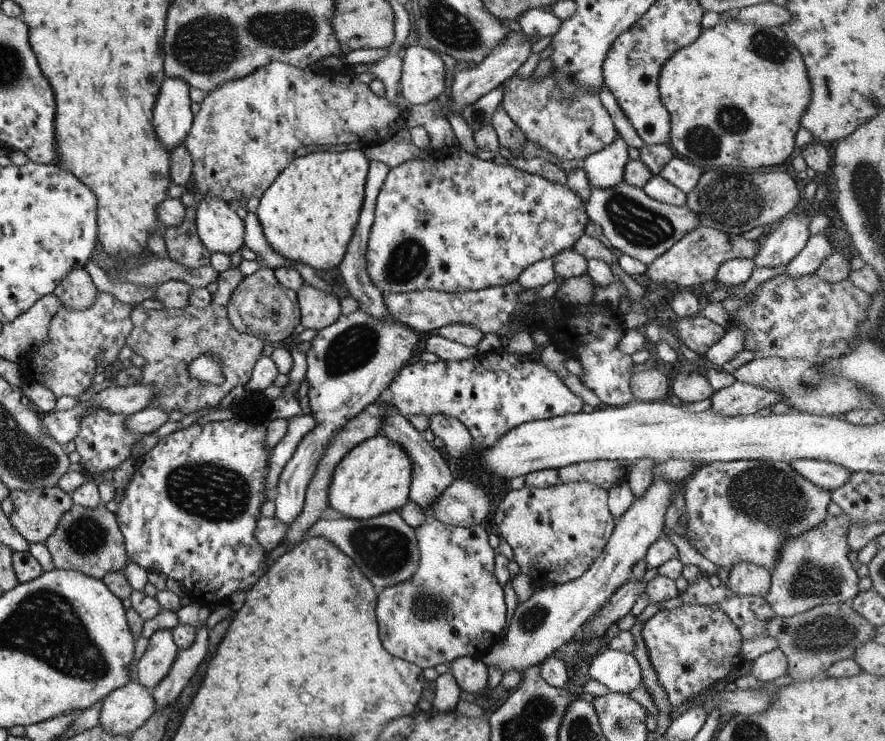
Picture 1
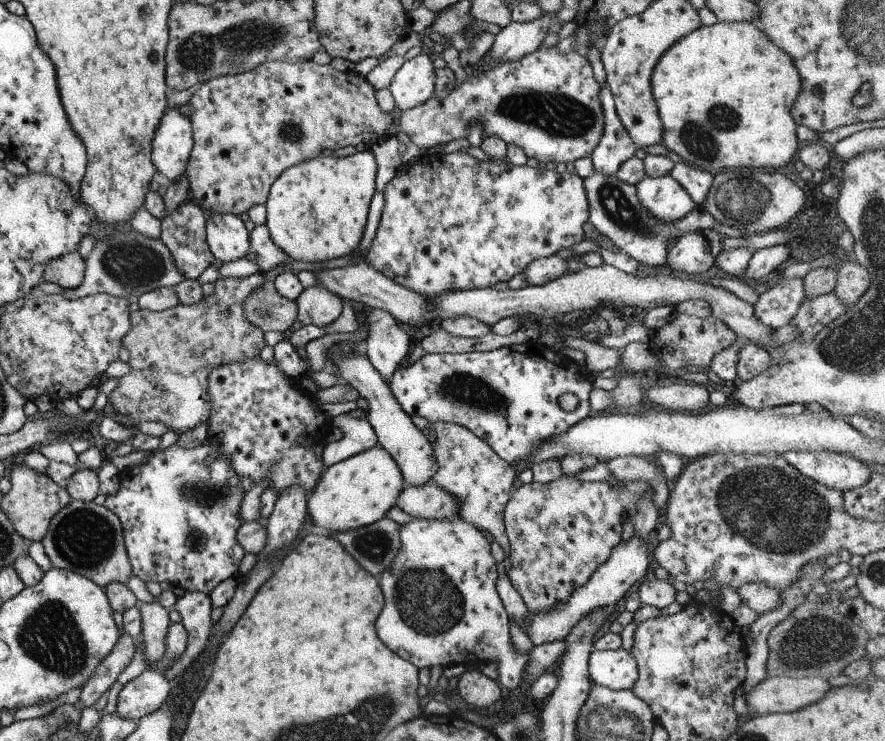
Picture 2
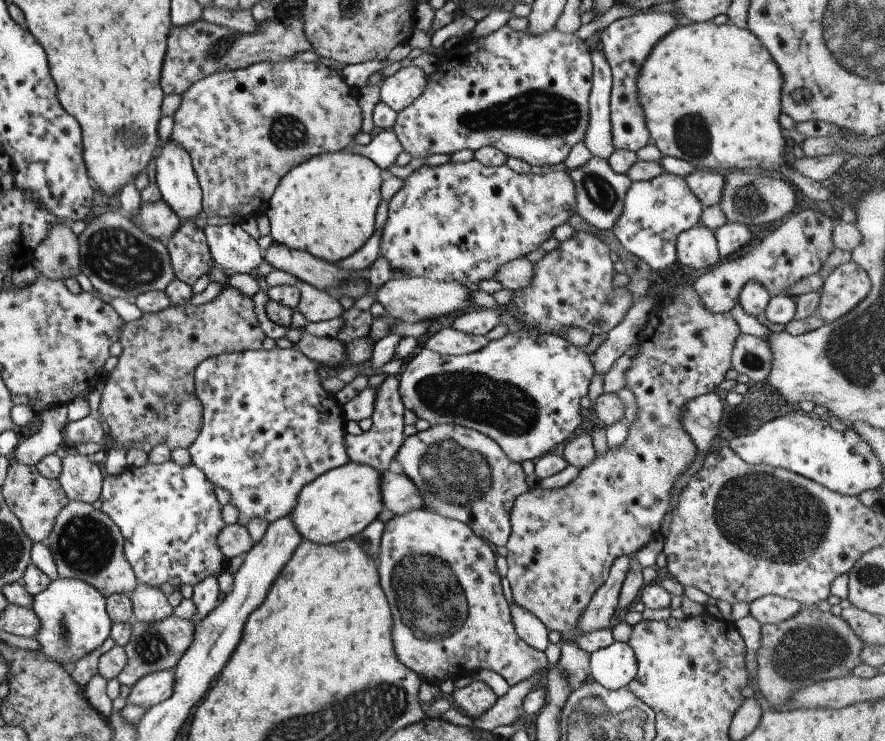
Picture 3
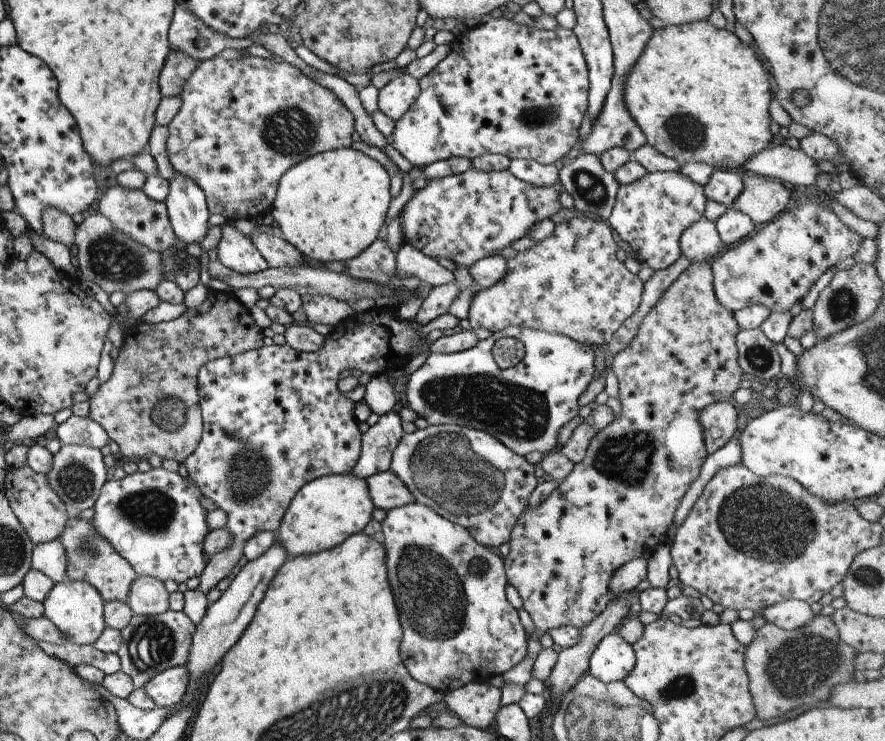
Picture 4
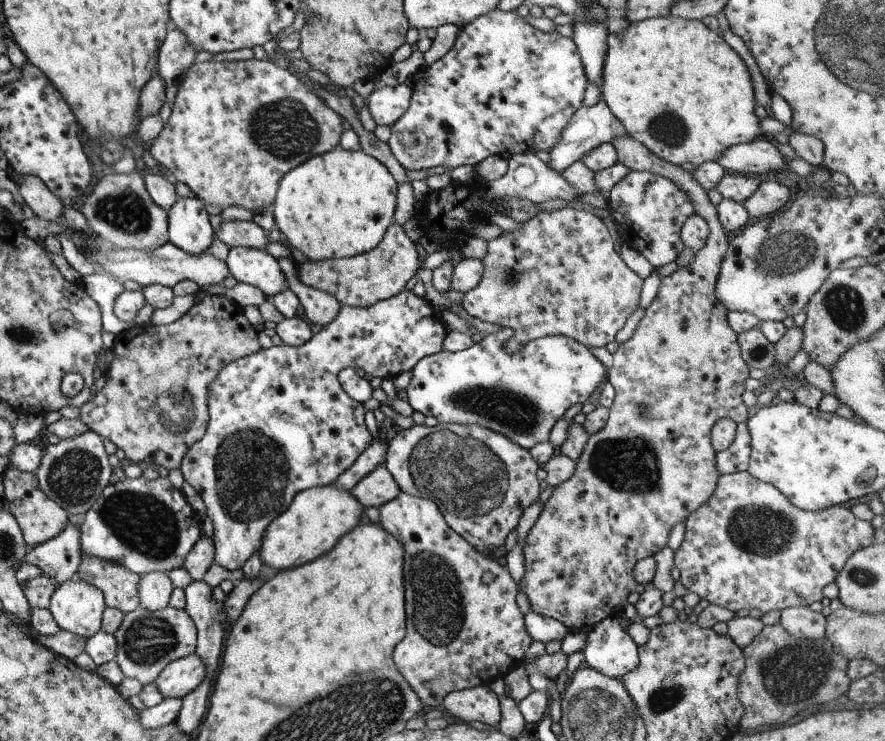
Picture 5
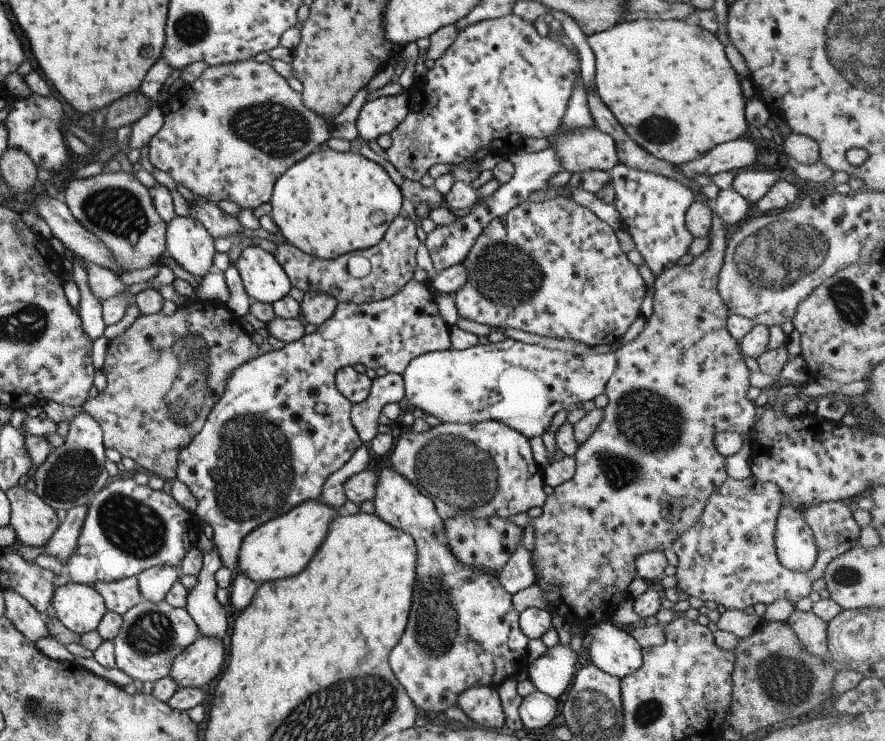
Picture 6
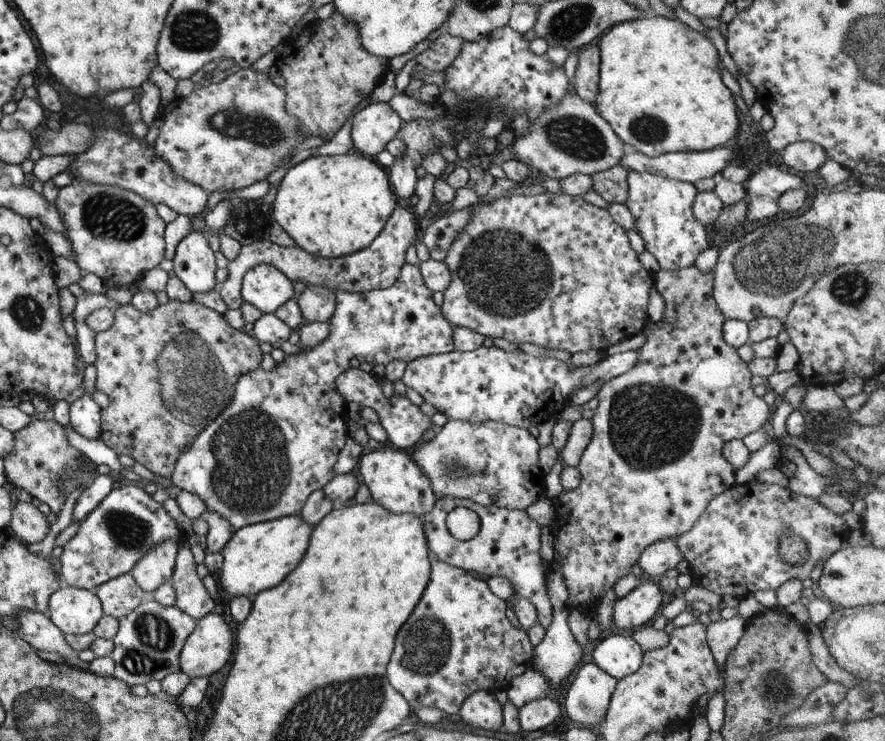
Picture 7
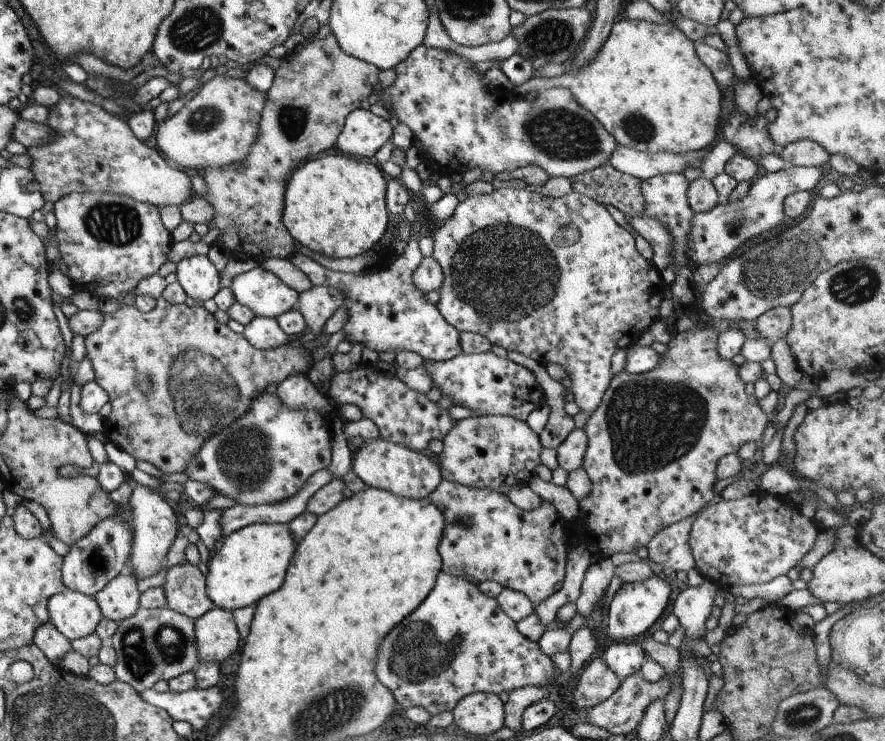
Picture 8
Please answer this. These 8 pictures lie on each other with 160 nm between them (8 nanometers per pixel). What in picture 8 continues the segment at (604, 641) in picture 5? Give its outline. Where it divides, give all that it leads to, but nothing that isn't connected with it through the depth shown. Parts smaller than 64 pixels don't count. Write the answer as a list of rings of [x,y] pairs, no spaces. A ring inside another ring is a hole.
[[[613,642],[609,646],[604,646],[598,655],[620,681],[630,674],[639,672],[641,662],[645,658],[640,644],[633,642]]]

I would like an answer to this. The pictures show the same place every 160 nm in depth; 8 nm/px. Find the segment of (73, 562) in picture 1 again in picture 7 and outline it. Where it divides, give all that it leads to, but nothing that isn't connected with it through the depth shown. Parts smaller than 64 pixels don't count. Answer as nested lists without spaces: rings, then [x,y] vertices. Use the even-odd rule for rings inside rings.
[[[130,573],[100,584],[93,592],[101,603],[103,614],[116,619],[131,612],[146,597]]]

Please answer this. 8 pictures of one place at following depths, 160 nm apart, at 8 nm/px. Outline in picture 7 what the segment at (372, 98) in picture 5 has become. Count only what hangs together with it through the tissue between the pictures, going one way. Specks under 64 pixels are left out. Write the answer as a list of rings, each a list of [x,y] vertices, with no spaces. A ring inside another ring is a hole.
[[[372,102],[351,120],[352,146],[366,157],[375,156],[398,134],[403,121],[387,103]]]

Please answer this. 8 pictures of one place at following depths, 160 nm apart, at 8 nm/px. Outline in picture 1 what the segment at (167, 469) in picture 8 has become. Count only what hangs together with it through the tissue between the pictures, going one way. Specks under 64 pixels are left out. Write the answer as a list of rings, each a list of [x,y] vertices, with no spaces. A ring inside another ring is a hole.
[[[230,267],[219,273],[216,291],[211,294],[207,308],[193,308],[189,304],[173,310],[145,310],[141,306],[132,308],[132,330],[125,338],[125,345],[145,361],[140,368],[141,377],[137,385],[149,384],[155,392],[147,408],[161,408],[165,414],[177,410],[185,416],[201,409],[217,407],[232,388],[244,387],[249,382],[253,366],[262,356],[264,344],[251,334],[235,330],[227,320],[227,304],[231,295],[239,289],[243,278],[238,268]],[[201,354],[211,354],[215,360],[221,362],[221,374],[224,376],[221,385],[200,382],[187,372],[189,364]]]

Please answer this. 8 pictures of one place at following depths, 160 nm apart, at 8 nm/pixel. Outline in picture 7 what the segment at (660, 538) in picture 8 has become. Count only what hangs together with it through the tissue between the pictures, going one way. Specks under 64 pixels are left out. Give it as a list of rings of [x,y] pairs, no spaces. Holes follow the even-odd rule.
[[[674,540],[654,542],[639,553],[635,566],[641,569],[645,578],[657,580],[666,570],[675,568],[675,565],[683,559]]]

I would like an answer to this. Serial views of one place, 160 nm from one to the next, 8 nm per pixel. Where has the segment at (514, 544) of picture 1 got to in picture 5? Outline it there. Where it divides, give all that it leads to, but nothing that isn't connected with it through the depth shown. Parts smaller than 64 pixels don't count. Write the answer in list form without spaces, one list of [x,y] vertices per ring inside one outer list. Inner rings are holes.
[[[629,136],[617,137],[610,141],[615,149],[617,162],[624,164],[631,171],[652,172],[653,174],[664,176],[672,180],[692,202],[695,214],[701,216],[708,226],[708,237],[705,244],[694,254],[693,260],[676,272],[660,280],[659,290],[655,298],[644,309],[644,315],[637,323],[633,334],[621,344],[611,355],[612,367],[608,373],[608,382],[614,390],[614,399],[608,407],[608,417],[605,424],[592,435],[589,435],[579,458],[575,463],[575,472],[563,483],[549,488],[545,493],[544,502],[533,526],[527,531],[522,544],[522,555],[524,558],[524,571],[519,579],[516,588],[519,593],[525,595],[529,603],[530,610],[535,614],[551,617],[564,624],[569,631],[587,633],[598,622],[601,622],[607,616],[617,617],[621,615],[621,610],[626,605],[627,596],[633,591],[636,582],[632,577],[632,568],[634,564],[645,557],[652,557],[659,552],[667,542],[668,532],[671,527],[687,518],[690,512],[693,512],[700,504],[703,504],[714,491],[715,483],[718,477],[714,467],[714,450],[710,443],[710,430],[713,423],[719,417],[727,417],[735,424],[747,420],[751,410],[749,410],[741,401],[741,394],[744,391],[743,384],[748,377],[748,366],[741,358],[740,348],[736,341],[736,332],[727,322],[728,310],[716,299],[714,286],[718,275],[723,255],[728,246],[726,232],[722,229],[717,218],[716,208],[709,202],[707,195],[700,184],[692,179],[690,173],[685,172],[680,166],[668,163],[652,152],[649,152],[640,142],[635,141]]]

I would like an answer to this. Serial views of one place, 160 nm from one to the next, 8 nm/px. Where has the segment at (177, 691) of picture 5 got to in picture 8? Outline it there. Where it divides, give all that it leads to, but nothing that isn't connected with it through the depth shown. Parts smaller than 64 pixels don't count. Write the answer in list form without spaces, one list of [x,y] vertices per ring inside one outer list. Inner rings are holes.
[[[213,607],[194,619],[194,645],[199,662],[217,663],[239,648],[239,633],[232,612]]]

